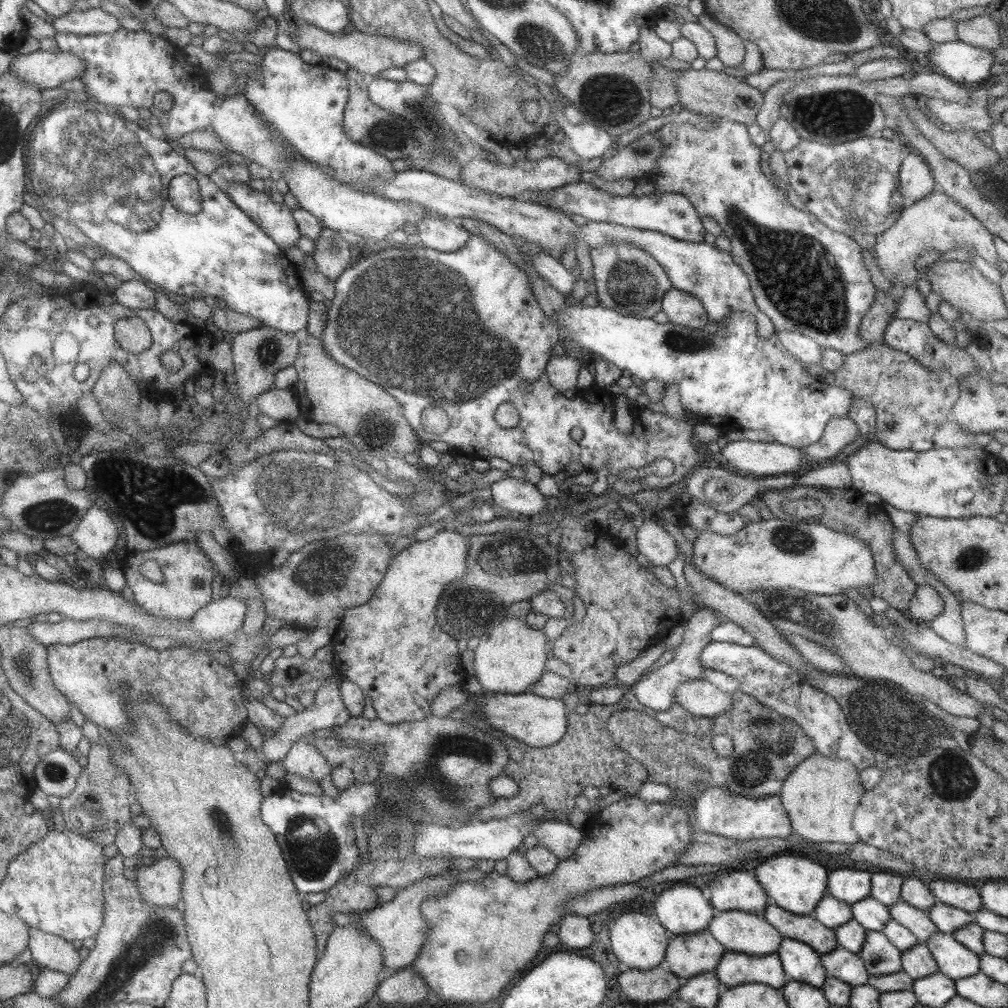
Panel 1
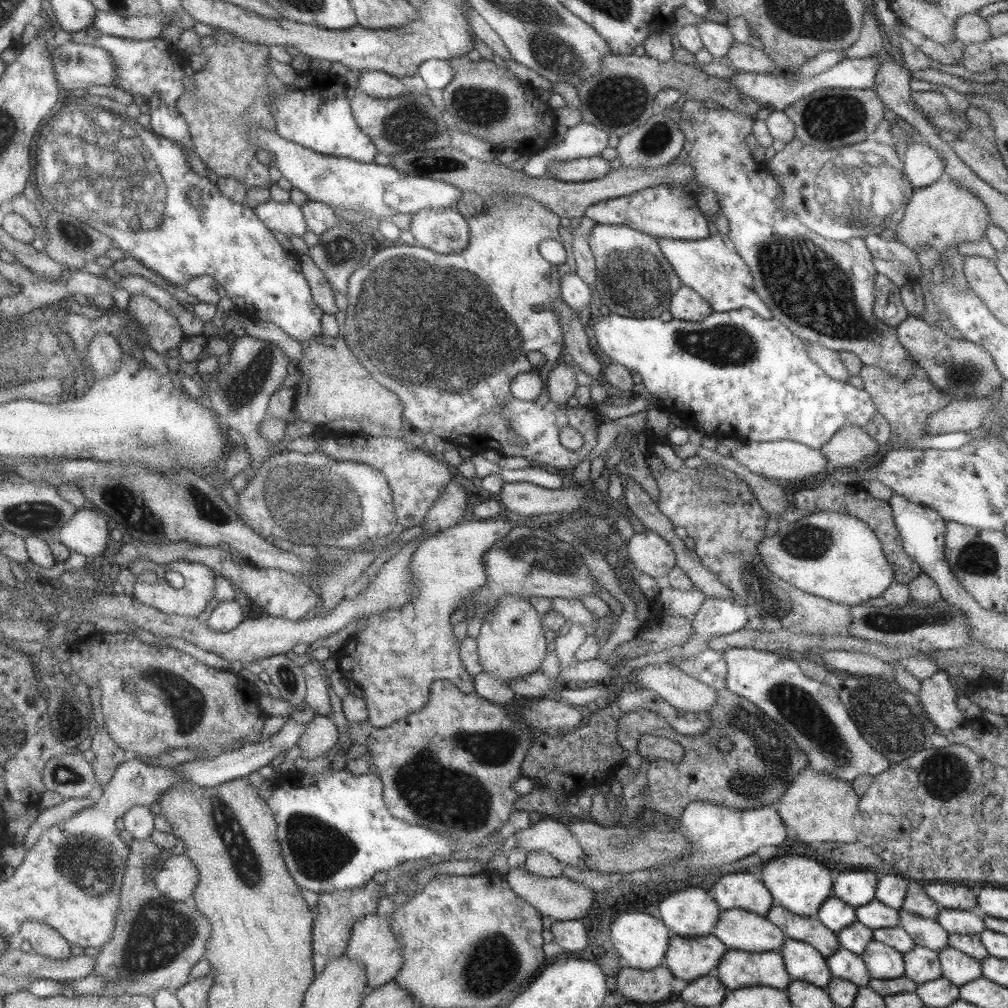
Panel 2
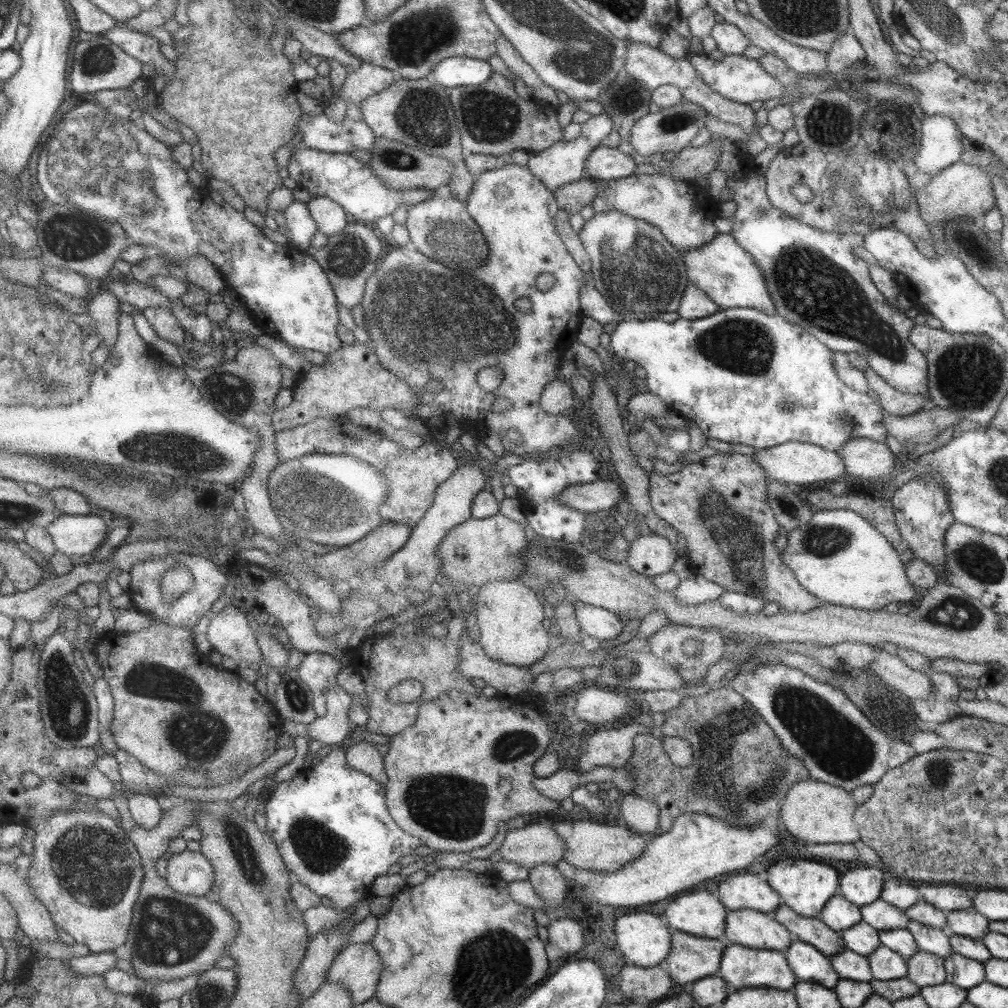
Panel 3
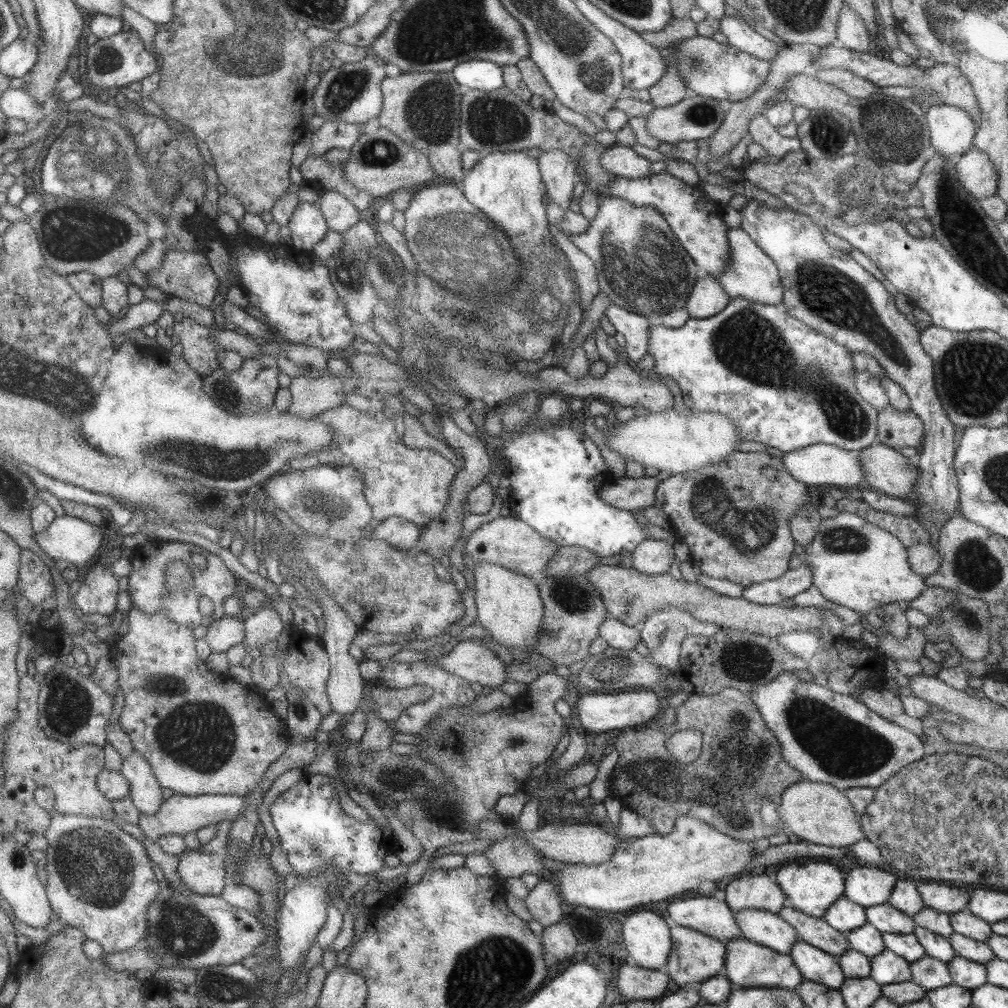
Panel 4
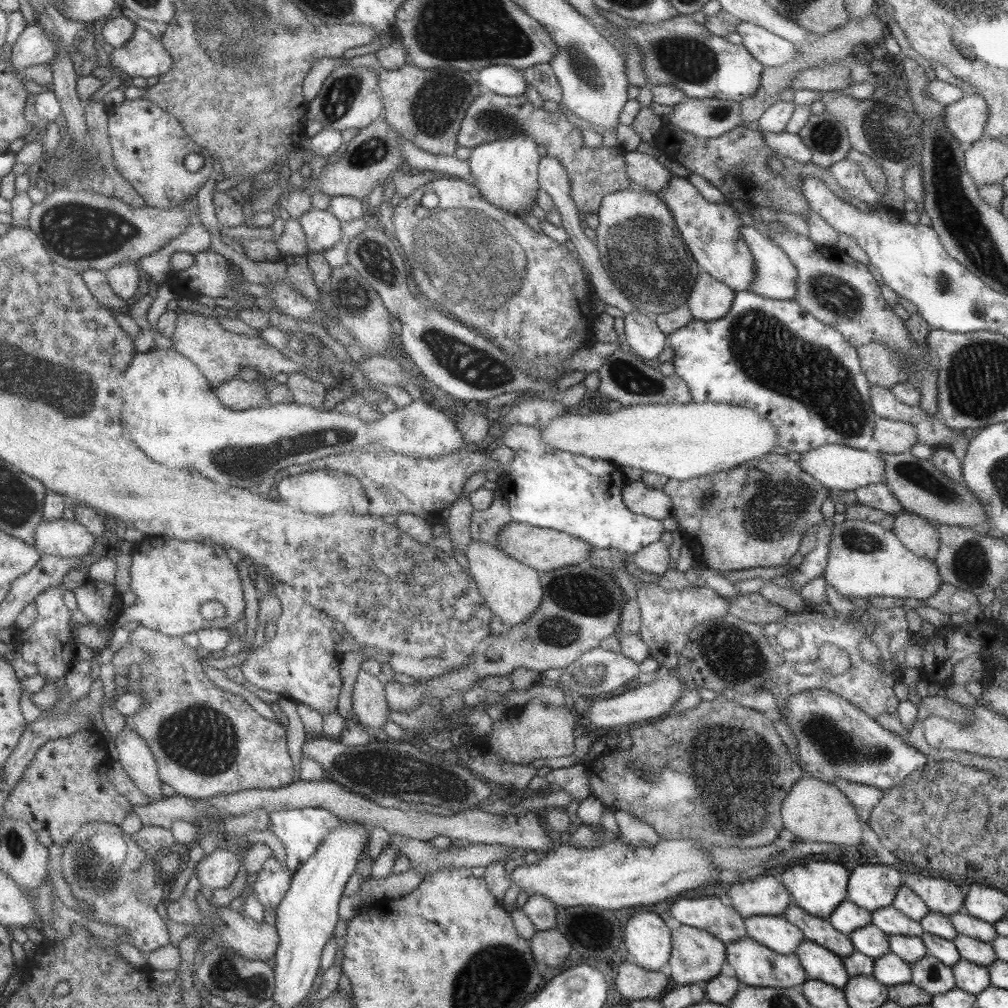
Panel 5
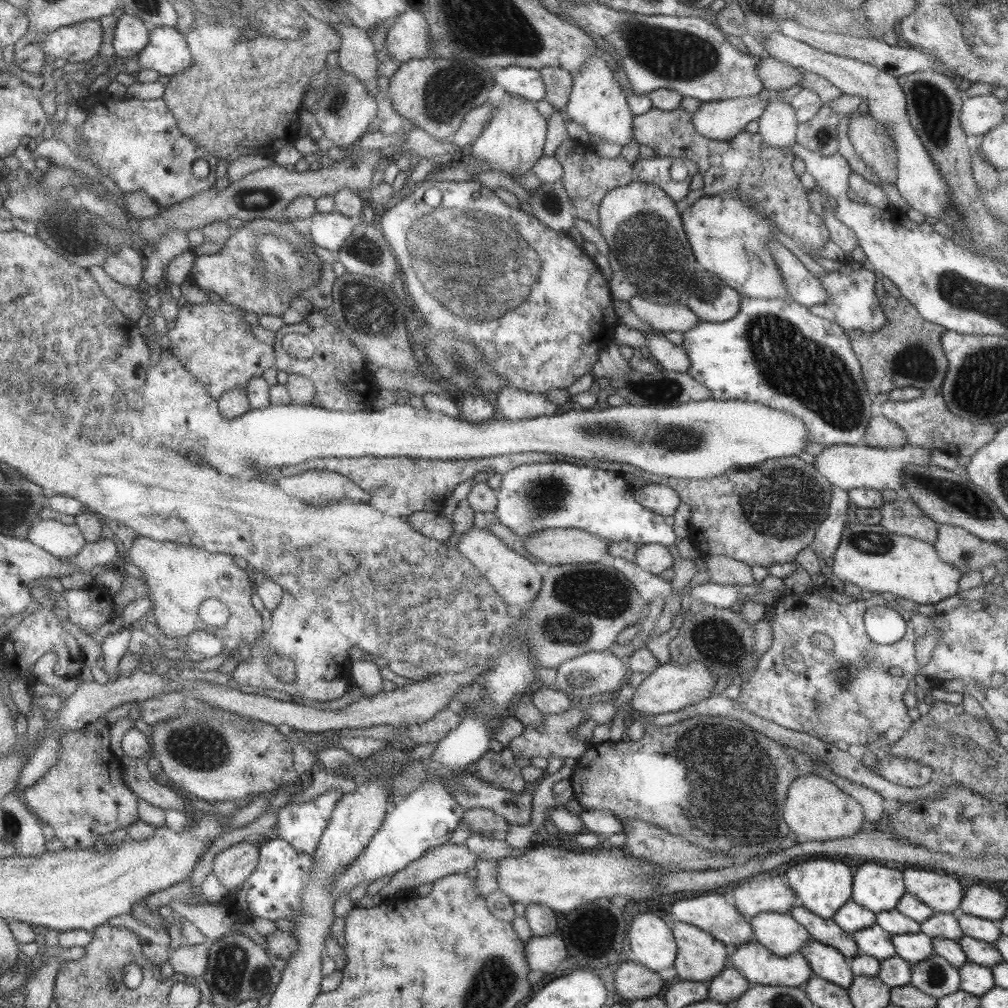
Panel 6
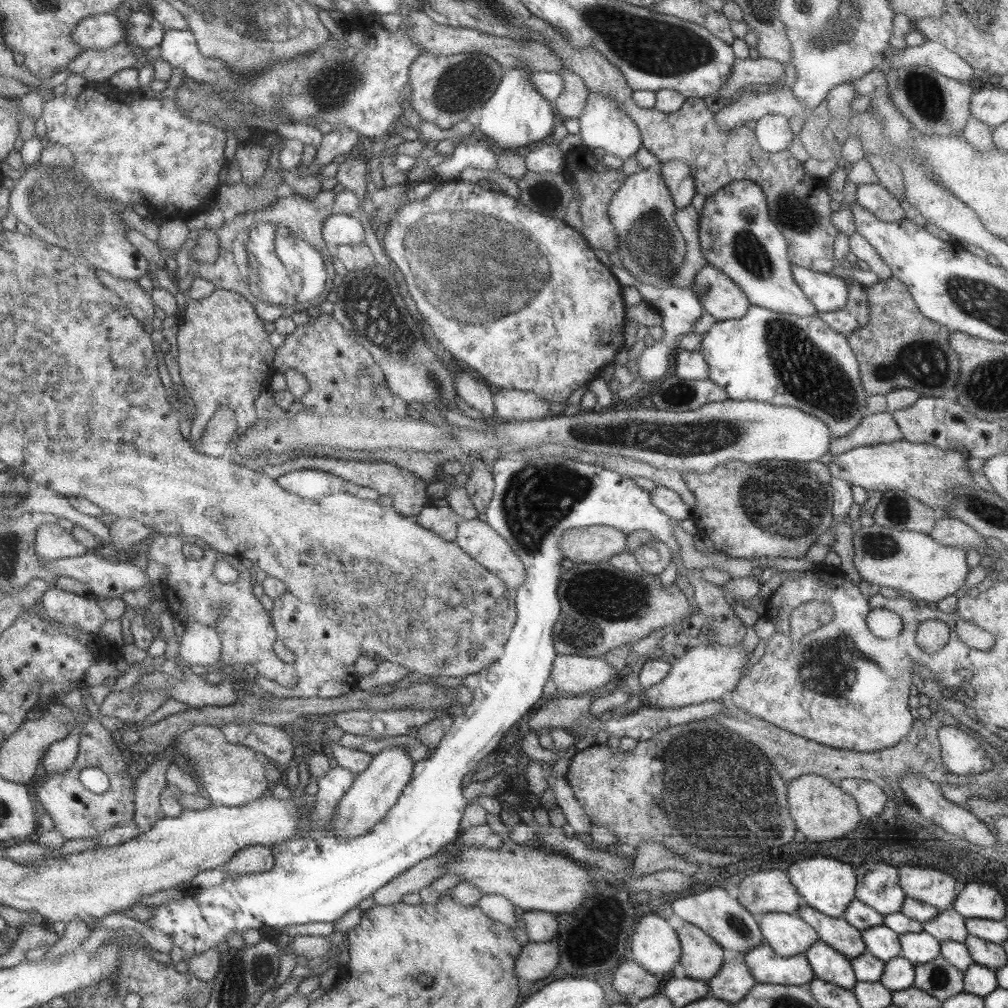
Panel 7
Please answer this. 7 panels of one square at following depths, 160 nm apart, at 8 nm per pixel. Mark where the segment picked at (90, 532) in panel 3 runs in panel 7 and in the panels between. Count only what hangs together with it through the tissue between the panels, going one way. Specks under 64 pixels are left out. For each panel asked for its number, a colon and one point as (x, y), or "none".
4: (68, 540)
5: (60, 538)
6: (62, 541)
7: (51, 542)

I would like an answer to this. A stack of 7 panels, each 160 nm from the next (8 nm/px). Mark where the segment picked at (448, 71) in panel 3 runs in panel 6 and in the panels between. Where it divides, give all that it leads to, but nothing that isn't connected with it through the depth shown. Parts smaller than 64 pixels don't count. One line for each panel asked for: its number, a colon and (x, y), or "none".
4: (485, 75)
5: (503, 80)
6: (525, 83)

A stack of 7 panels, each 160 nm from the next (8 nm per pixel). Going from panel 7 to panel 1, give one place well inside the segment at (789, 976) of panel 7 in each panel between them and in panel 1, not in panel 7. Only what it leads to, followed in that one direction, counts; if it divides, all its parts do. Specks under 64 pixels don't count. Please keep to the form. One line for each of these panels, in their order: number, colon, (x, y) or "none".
1: (734, 968)
2: (737, 968)
3: (739, 966)
4: (747, 964)
5: (755, 965)
6: (759, 966)

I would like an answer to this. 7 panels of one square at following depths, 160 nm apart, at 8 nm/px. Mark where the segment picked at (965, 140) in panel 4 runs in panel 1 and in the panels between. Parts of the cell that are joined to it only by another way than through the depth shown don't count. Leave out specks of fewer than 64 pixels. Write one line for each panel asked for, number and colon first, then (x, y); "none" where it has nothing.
1: (915, 180)
2: (921, 165)
3: (941, 142)

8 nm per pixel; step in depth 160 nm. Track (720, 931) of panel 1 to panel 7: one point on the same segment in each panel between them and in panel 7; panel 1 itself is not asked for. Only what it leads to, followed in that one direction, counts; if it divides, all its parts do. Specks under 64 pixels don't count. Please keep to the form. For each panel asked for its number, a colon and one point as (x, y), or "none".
2: (736, 928)
3: (747, 927)
4: (759, 926)
5: (774, 932)
6: (779, 933)
7: (786, 934)

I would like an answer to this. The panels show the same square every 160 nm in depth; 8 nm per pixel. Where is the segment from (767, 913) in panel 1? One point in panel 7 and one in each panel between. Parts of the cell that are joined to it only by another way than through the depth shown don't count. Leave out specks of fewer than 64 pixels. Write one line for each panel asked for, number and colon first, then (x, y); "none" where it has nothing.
2: (805, 929)
3: (812, 930)
4: (815, 931)
5: (815, 929)
6: (822, 930)
7: (836, 932)

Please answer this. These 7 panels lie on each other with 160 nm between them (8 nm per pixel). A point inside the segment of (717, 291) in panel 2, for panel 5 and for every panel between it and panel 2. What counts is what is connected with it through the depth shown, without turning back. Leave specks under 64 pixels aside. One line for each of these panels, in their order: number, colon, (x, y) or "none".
3: (726, 273)
4: (750, 274)
5: (774, 277)

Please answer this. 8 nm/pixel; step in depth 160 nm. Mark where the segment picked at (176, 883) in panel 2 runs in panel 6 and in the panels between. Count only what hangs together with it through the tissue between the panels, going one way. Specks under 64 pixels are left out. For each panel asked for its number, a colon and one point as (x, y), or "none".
3: (187, 872)
4: (202, 873)
5: (215, 870)
6: (231, 866)

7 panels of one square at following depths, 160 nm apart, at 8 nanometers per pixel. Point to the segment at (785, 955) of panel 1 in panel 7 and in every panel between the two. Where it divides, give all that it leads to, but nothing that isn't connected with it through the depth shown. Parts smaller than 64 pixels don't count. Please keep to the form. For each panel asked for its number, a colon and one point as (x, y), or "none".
2: (802, 962)
3: (805, 961)
4: (814, 965)
5: (820, 964)
6: (825, 962)
7: (827, 964)

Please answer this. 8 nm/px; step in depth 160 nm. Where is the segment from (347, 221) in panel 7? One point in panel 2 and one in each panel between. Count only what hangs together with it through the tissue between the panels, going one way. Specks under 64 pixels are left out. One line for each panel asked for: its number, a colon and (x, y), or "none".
2: (285, 217)
3: (299, 227)
4: (306, 225)
5: (322, 230)
6: (329, 231)

